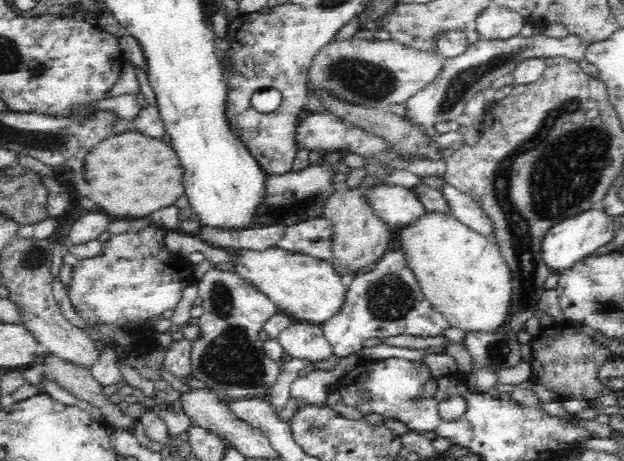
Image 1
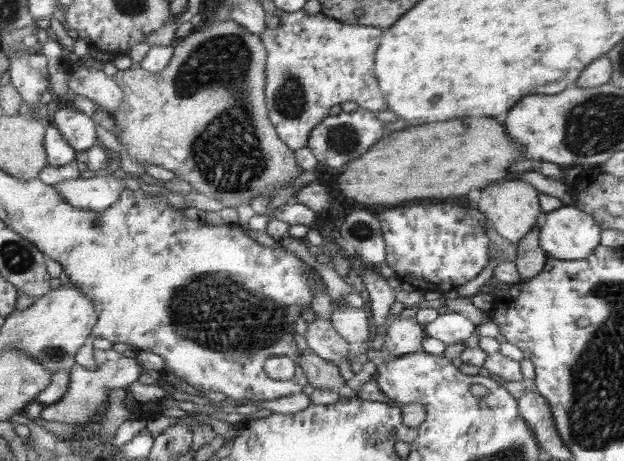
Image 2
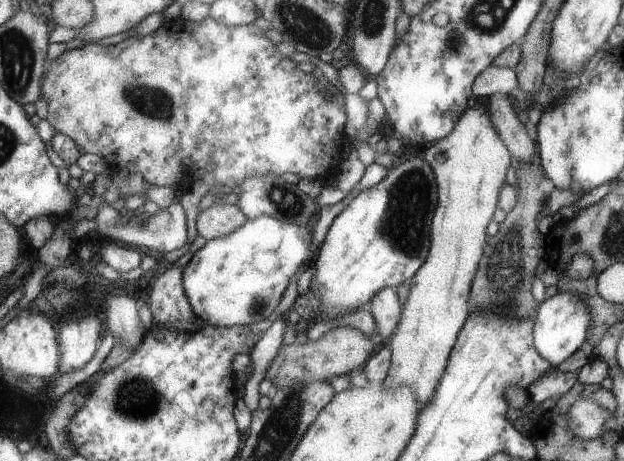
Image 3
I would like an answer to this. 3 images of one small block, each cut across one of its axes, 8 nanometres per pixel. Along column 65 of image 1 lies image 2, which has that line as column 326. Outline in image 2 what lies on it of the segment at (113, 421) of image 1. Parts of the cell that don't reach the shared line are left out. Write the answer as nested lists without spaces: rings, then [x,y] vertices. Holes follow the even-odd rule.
[[[307,348],[301,350],[301,362],[299,366],[307,372],[309,376],[309,384],[313,388],[331,388],[331,390],[341,390],[343,386],[347,386],[345,378],[339,372],[339,364],[333,364],[329,360],[325,360],[323,356],[319,356],[315,350]]]

